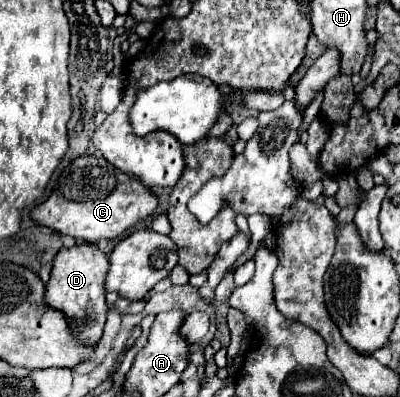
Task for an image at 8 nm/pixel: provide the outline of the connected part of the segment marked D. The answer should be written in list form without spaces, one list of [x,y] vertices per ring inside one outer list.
[[[76,243],[74,247],[62,247],[54,257],[50,281],[46,283],[46,303],[66,313],[72,331],[88,343],[103,335],[107,317],[105,278],[108,273],[108,255],[94,243]]]

